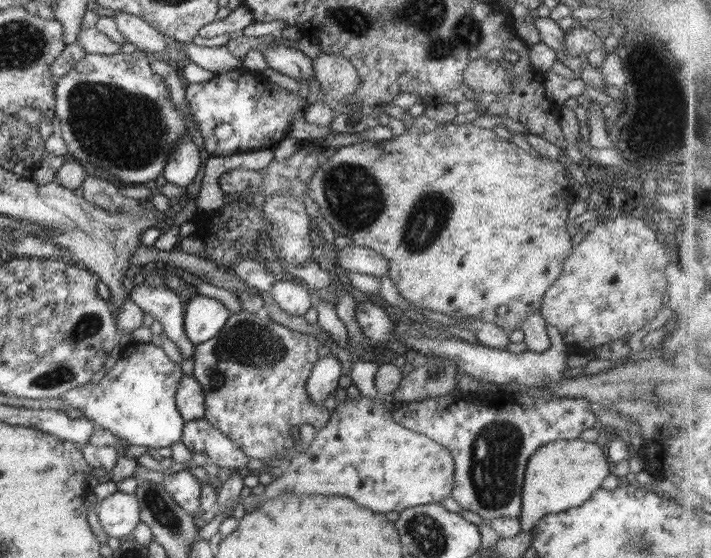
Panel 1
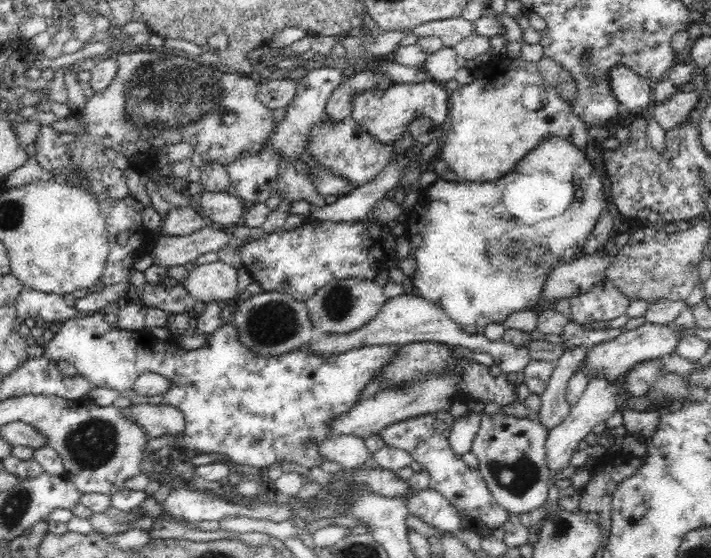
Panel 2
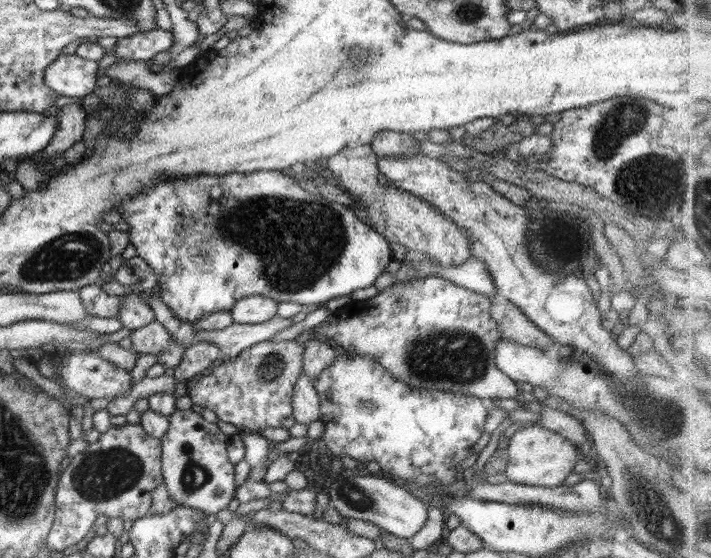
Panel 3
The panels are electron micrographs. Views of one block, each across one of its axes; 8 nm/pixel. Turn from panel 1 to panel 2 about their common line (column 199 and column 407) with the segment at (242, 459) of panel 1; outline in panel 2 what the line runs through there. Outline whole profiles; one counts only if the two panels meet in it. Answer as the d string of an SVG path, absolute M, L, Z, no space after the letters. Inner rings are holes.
M442 410L390 424L379 436L391 448L406 450L411 461L423 466L429 473L429 488L443 494L454 505L465 530L478 533L480 537L491 536L504 527L510 513L495 501L480 470L469 468L461 456L451 450L449 436L454 420L450 412Z

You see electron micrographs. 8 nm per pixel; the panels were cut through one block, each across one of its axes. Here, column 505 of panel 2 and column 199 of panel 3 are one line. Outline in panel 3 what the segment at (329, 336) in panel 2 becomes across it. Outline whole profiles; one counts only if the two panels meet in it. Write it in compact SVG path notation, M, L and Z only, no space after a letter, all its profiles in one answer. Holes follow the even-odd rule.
M200 341L186 348L180 364L174 368L174 378L179 381L180 386L184 386L190 380L209 366L220 356L220 349L210 341Z

